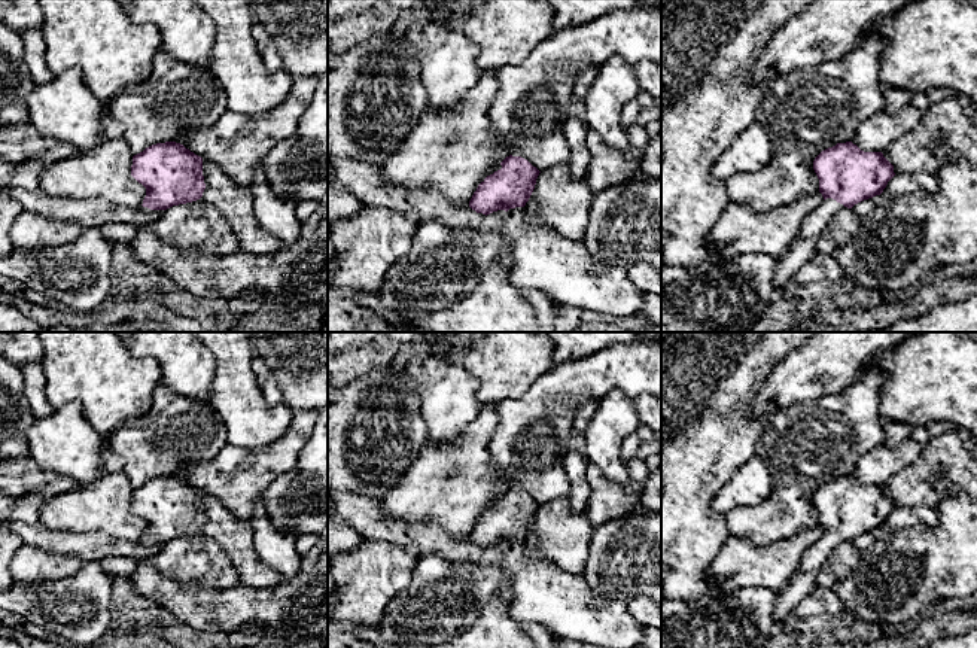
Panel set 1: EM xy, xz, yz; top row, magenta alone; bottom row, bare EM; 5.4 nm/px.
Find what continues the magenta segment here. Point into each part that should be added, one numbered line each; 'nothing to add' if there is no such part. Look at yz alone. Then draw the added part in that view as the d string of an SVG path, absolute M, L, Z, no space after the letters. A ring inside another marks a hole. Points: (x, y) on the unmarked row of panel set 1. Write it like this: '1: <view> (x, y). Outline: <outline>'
1: yz (803, 583). Outline: M827 532L804 551L797 572L789 578L786 585L776 593L771 614L776 624L782 624L788 620L798 603L813 593L818 585L819 572L841 542L844 542L843 538Z

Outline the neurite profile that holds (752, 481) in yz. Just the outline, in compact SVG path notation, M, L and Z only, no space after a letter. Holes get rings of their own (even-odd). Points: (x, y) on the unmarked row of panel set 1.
M755 454L719 489L712 499L712 508L719 514L727 514L733 508L754 506L771 493L771 468Z

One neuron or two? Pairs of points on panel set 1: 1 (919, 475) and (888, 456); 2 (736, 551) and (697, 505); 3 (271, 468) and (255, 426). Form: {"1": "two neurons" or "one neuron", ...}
{"1": "two neurons", "2": "two neurons", "3": "two neurons"}

